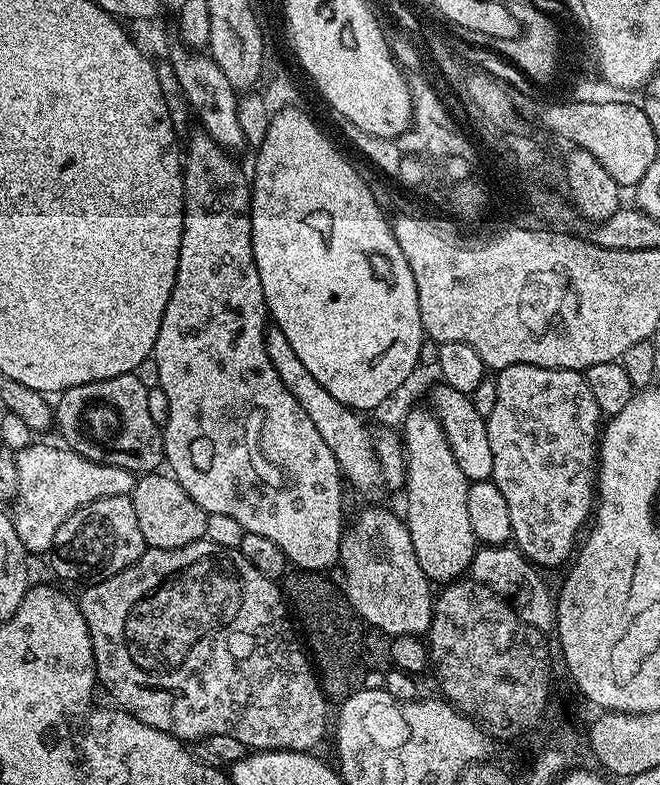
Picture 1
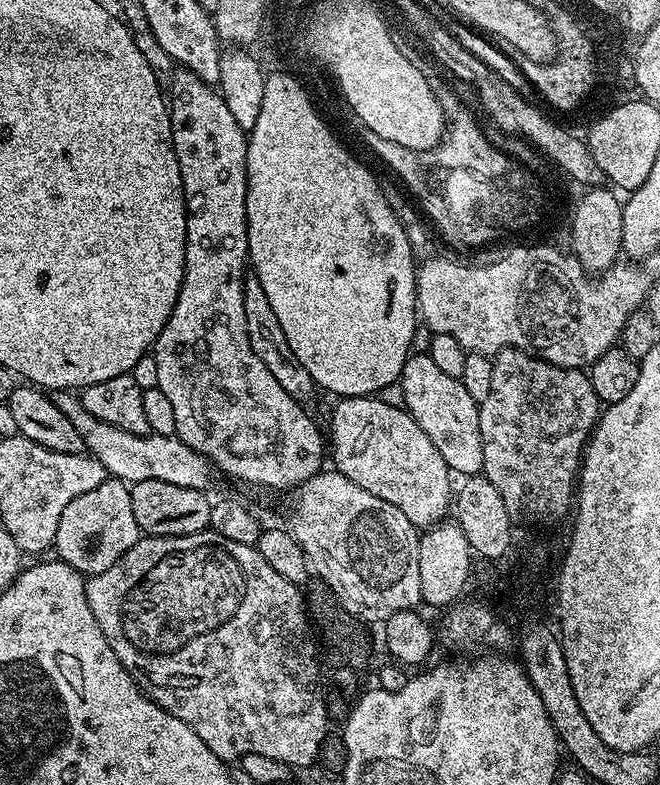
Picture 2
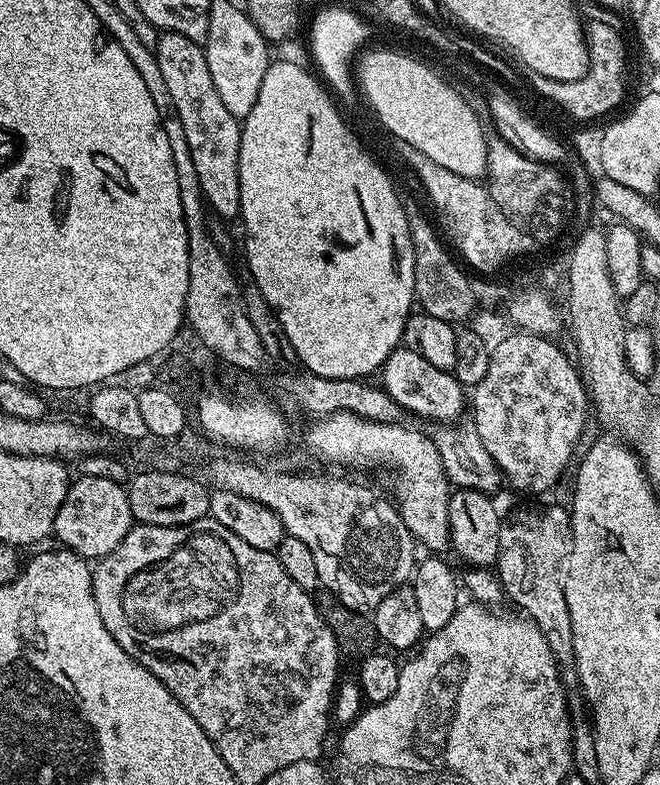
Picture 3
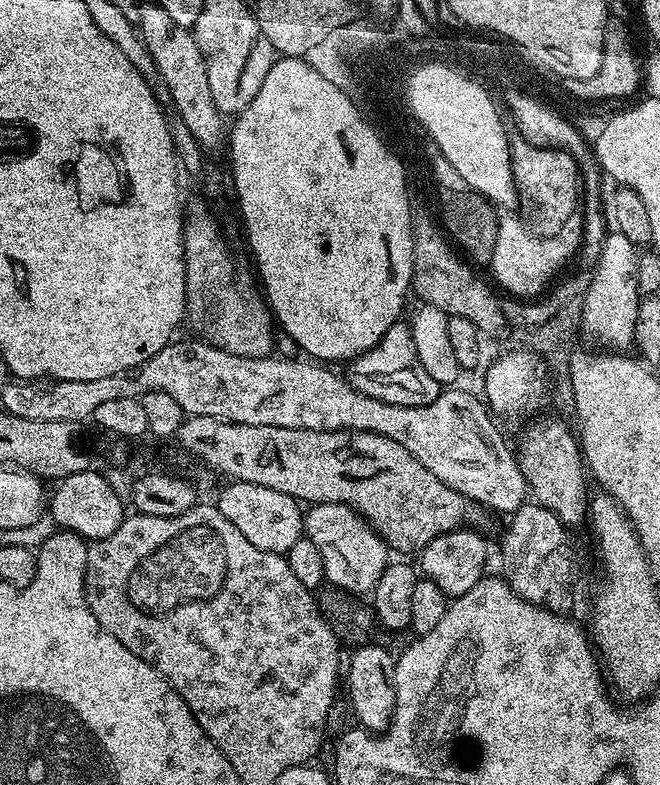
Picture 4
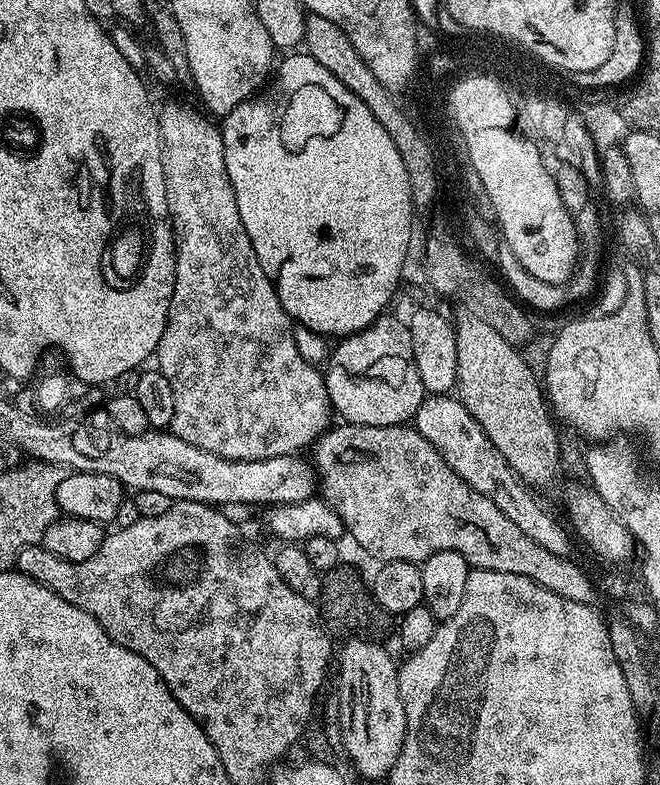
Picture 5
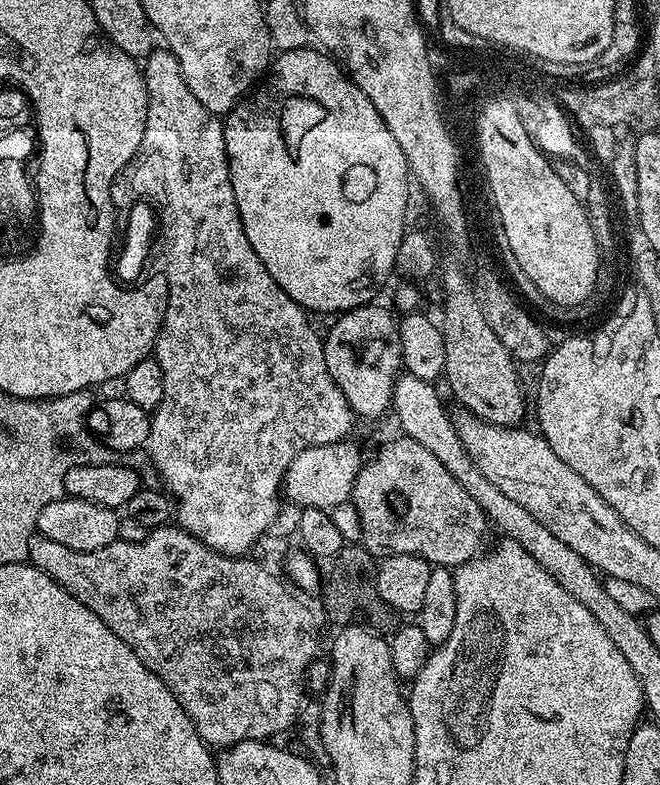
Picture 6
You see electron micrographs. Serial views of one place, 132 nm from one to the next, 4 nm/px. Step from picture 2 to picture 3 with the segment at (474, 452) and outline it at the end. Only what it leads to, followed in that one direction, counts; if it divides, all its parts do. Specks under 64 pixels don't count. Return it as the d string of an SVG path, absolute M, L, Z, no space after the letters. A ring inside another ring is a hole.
M401 346L393 350L390 358L386 358L382 369L382 387L388 393L389 398L394 402L398 402L405 413L421 416L424 420L436 420L437 425L443 426L459 421L466 412L466 392L460 387L460 383L456 380L451 372L443 372L438 370L438 366L430 366L430 362L426 362L426 358L422 358L419 350L412 346Z

